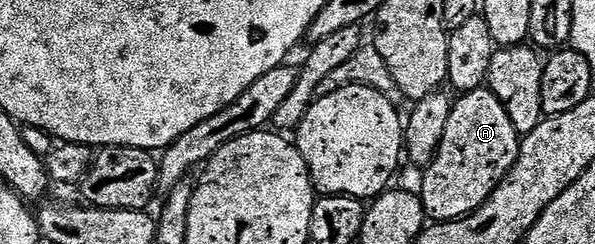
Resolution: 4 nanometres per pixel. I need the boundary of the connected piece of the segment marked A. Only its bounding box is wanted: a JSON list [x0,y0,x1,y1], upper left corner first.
[420,88,520,222]

